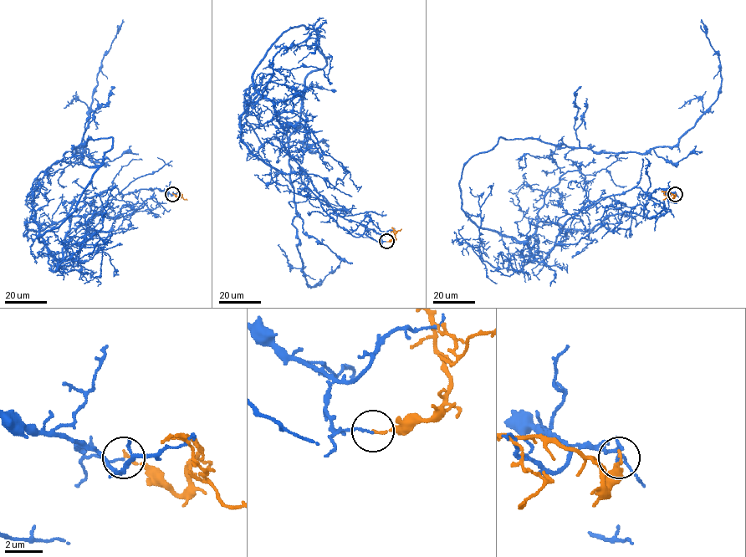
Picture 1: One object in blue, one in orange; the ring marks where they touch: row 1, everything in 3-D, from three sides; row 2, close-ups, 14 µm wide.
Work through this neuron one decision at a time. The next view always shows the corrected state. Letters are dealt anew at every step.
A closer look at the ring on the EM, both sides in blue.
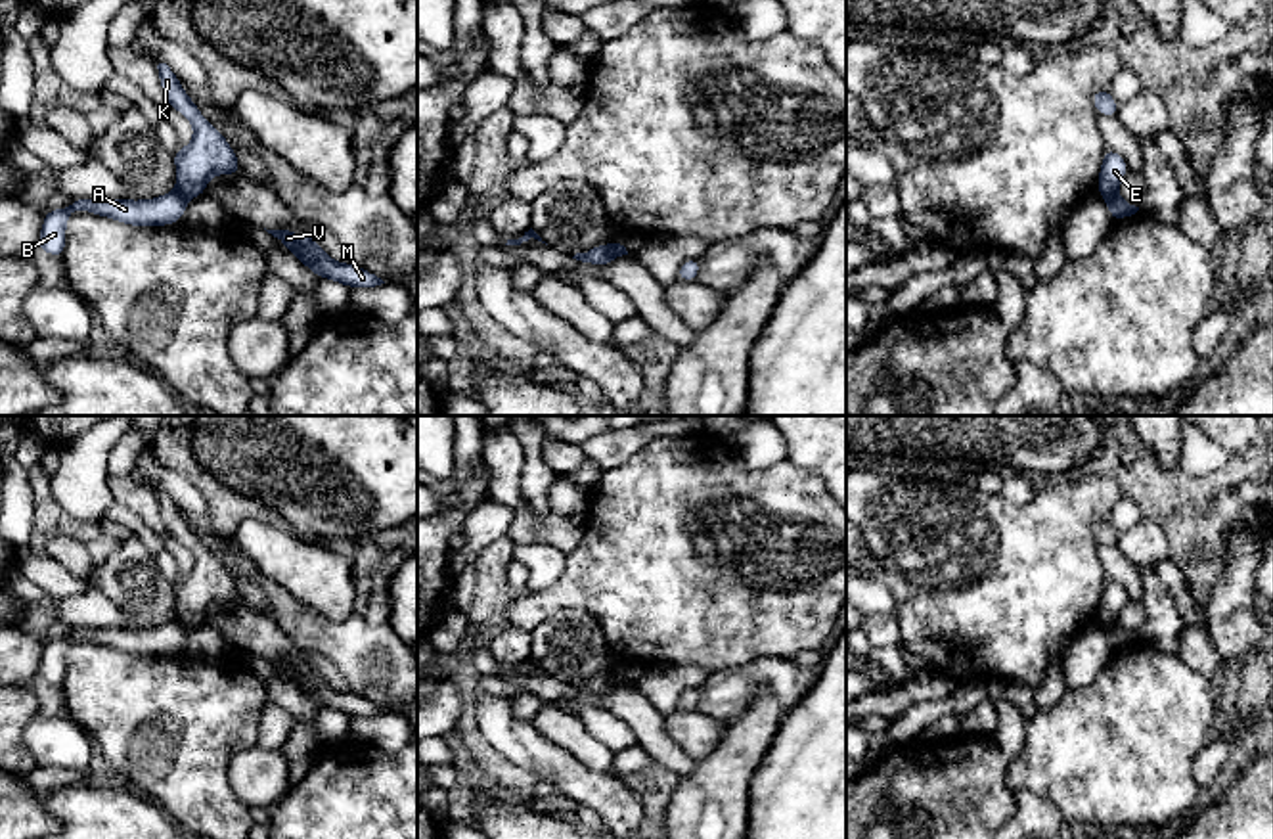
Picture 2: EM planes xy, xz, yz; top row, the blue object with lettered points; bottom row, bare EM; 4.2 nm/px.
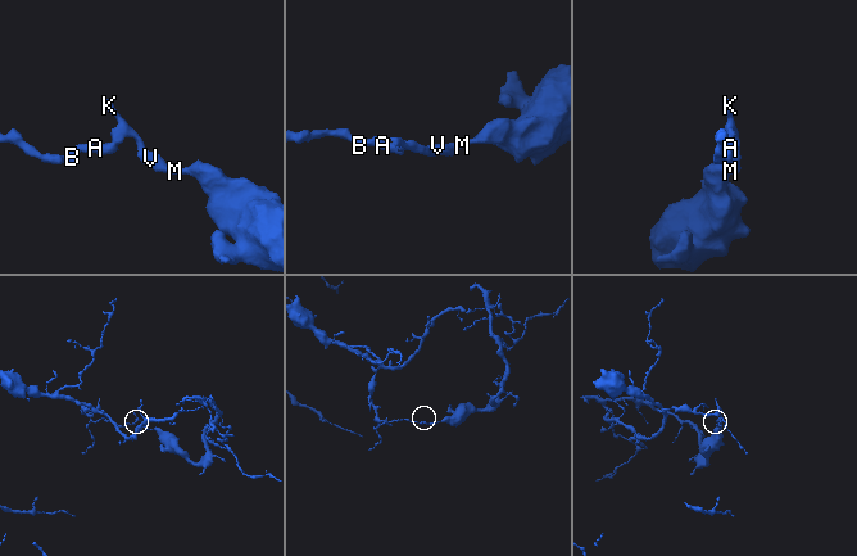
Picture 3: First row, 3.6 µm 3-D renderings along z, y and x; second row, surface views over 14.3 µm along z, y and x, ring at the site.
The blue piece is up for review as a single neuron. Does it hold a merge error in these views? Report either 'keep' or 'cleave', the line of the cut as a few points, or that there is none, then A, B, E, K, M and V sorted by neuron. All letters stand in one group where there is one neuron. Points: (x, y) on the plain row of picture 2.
cleave; cut xy (177, 617), (188, 627); groups A B / E K M V

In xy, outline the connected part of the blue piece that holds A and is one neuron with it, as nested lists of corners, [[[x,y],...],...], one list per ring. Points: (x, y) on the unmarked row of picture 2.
[[[178,619],[168,621],[161,626],[140,630],[132,628],[98,630],[73,626],[69,636],[48,638],[36,676],[46,680],[48,684],[61,688],[67,674],[65,655],[73,640],[86,640],[138,657],[174,653],[184,646],[186,636],[188,626],[182,624]]]

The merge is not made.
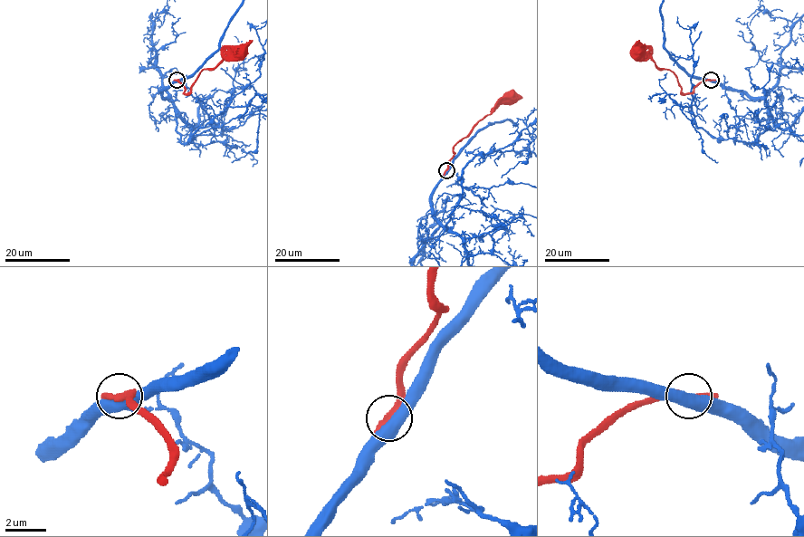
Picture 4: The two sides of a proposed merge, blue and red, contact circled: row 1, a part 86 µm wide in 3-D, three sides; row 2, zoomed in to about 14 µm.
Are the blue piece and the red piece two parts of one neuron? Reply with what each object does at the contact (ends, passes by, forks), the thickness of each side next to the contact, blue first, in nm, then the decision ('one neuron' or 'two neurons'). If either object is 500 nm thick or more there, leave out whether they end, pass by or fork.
550 nm thick on the blue side, 300 nm on the other; one neuron

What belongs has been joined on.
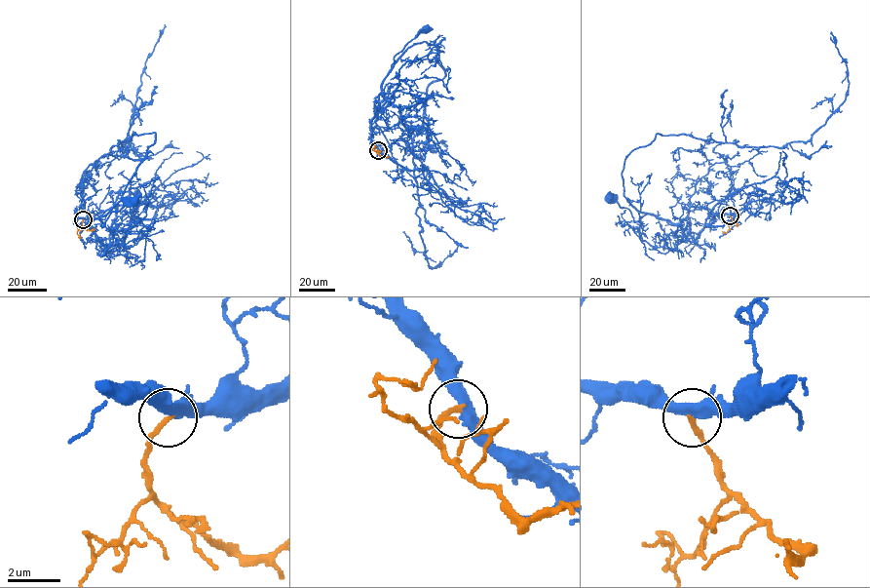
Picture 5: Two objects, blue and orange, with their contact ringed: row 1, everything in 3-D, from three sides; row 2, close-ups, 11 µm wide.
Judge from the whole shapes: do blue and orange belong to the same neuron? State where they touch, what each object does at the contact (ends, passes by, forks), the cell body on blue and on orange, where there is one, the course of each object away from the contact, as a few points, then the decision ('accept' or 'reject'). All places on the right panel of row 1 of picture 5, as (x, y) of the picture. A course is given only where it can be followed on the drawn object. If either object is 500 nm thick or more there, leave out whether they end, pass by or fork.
at (730, 215); blue passes by; orange ends there; no cell body on blue; no cell body on orange; blue runs (730, 215), (690, 205), (711, 165), (701, 145), (780, 147), (808, 140), (848, 90), (846, 61), (831, 31); orange runs (730, 215), (733, 221), (726, 232), (722, 231); reject

